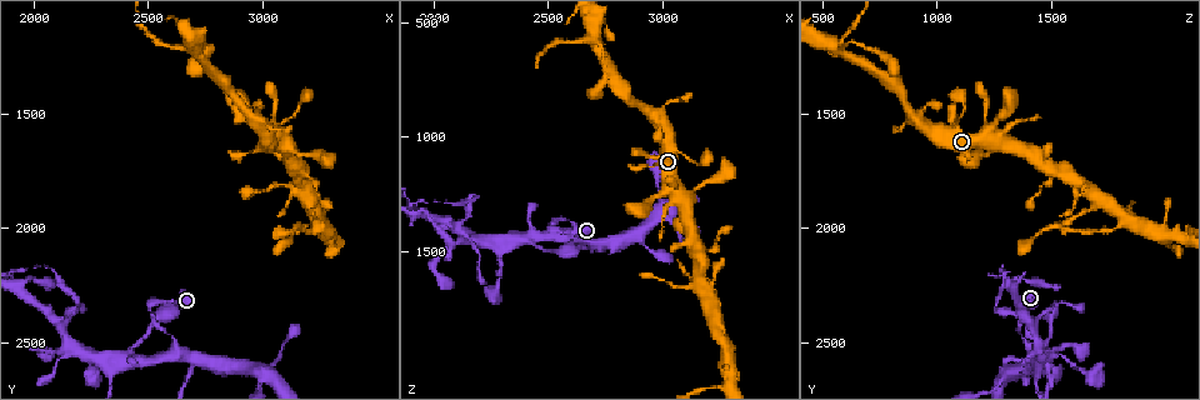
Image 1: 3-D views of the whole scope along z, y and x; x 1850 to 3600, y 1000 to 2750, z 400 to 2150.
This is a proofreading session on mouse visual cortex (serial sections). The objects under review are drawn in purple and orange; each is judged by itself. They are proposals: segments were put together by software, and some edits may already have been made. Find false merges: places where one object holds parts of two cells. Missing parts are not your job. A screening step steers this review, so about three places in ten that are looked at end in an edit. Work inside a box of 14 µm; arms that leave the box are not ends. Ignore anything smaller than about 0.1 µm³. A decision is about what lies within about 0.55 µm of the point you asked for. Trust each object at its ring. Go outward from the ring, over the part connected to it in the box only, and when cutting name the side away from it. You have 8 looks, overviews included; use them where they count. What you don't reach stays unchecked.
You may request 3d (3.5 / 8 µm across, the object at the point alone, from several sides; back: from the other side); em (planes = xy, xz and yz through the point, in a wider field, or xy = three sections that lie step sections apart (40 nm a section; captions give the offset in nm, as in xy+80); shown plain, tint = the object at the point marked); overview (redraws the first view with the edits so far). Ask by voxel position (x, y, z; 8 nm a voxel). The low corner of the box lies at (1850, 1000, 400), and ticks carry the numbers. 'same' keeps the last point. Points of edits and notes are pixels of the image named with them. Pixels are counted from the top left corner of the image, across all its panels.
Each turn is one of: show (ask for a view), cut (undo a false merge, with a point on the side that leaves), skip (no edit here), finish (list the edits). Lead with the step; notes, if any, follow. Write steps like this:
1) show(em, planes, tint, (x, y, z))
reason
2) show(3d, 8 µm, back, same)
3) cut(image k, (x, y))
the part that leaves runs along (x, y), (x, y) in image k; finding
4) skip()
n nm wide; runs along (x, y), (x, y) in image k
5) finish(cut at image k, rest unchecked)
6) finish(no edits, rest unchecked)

show(3d, 3.5 µm, (2520, 2380, 1390))
thin neck

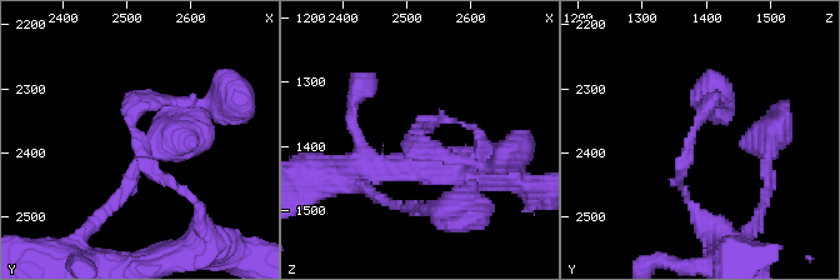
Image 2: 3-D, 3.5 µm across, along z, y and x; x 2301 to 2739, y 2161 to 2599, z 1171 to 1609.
show(em, xy, step 2, tint, (2515, 2370, 1375))
now the EM

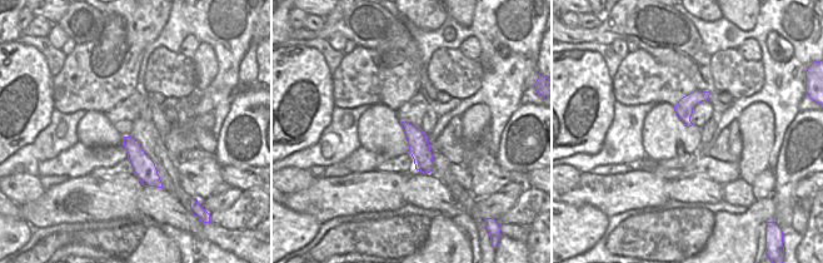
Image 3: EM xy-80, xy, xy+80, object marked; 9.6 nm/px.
skip()
runs along (720, 103), (691, 134), (681, 195) in image 2; one cell here

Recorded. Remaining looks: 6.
show(3d, 3.5 µm, (2380, 2570, 1440))
four or more arms meet

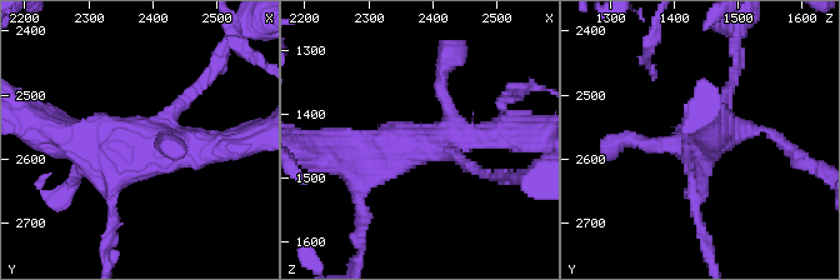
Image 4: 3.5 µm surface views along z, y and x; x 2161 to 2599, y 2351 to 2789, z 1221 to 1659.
show(em, planes, tint, (2390, 2570, 1450))

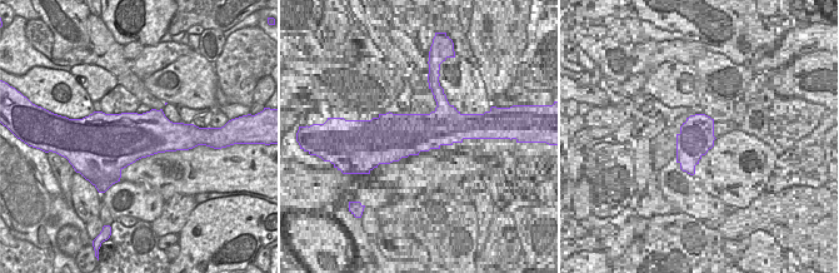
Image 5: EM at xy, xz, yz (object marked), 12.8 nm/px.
skip()
runs along (509, 135), (344, 150) in image 4; all the same cell

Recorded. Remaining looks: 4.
show(em, xy, step 3, tint, (2710, 1230, 570))
sharp bend

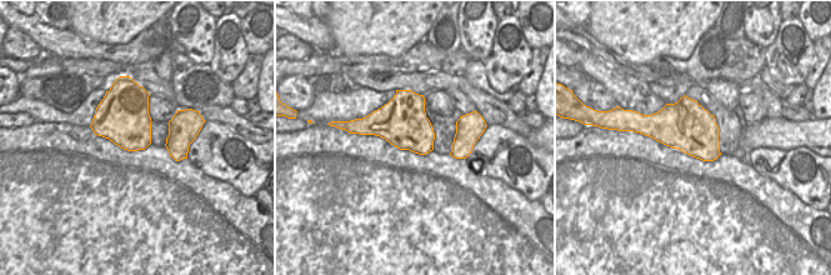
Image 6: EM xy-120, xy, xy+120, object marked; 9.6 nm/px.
show(3d, 3.5 µm, same)

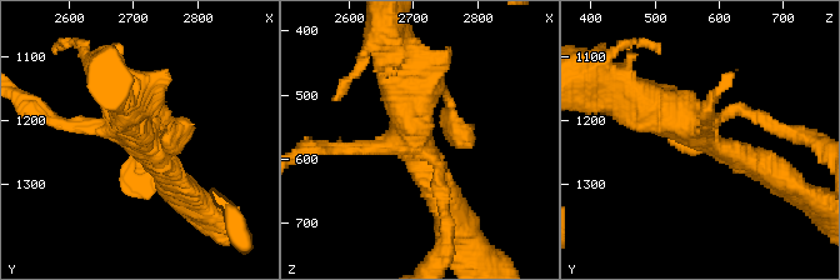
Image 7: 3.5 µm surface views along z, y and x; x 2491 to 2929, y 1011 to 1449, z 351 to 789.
cut(image 7, (51, 118))
460 nm wide; the part that leaves runs along (94, 129), (48, 121), (33, 109) in image 7; two cells meet here

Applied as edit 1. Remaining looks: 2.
finish(cut at image 7, rest unchecked)

